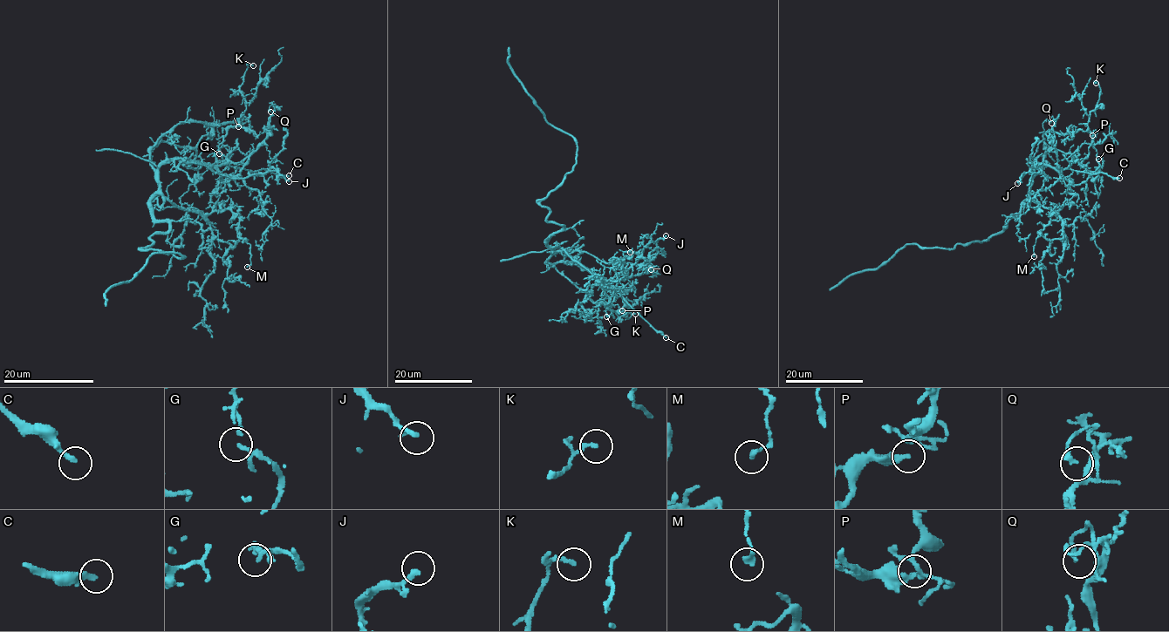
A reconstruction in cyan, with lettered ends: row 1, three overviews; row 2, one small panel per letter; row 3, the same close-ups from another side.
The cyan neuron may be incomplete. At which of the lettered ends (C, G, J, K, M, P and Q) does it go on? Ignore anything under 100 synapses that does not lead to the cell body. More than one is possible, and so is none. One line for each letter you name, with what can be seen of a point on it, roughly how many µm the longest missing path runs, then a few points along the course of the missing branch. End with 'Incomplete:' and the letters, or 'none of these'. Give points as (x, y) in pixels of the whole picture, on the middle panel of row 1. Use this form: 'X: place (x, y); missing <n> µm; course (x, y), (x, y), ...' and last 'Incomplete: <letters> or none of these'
Incomplete: none of these

